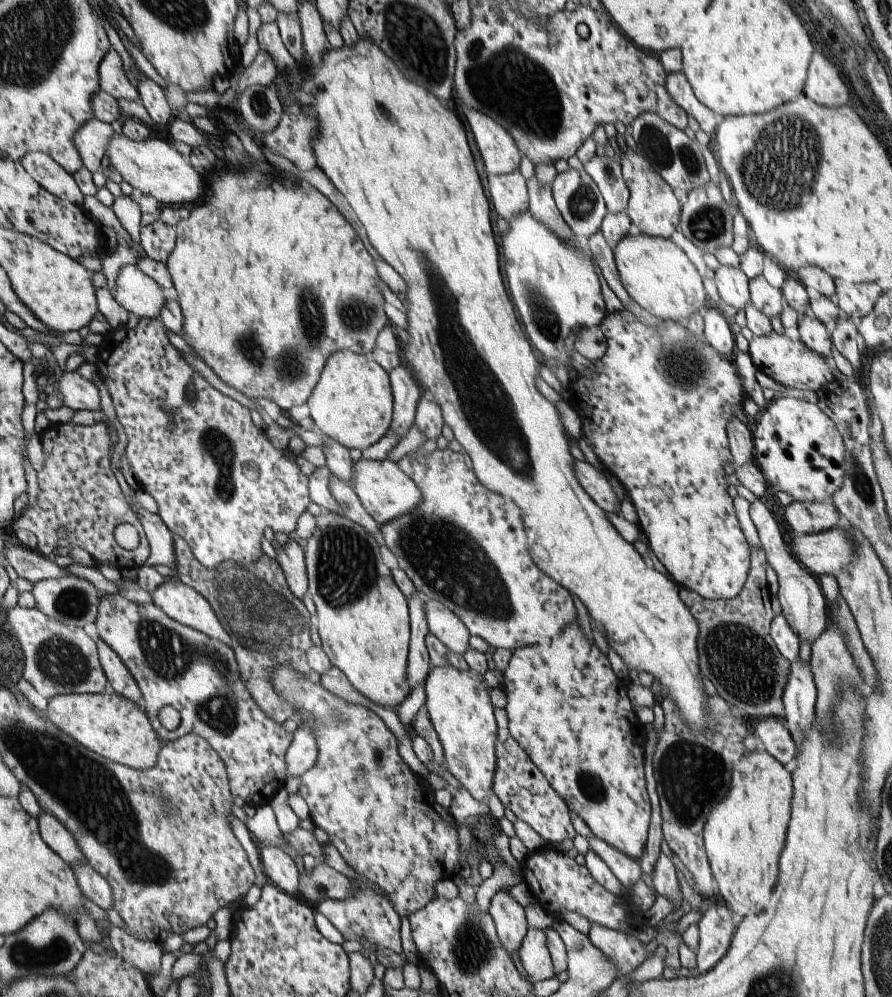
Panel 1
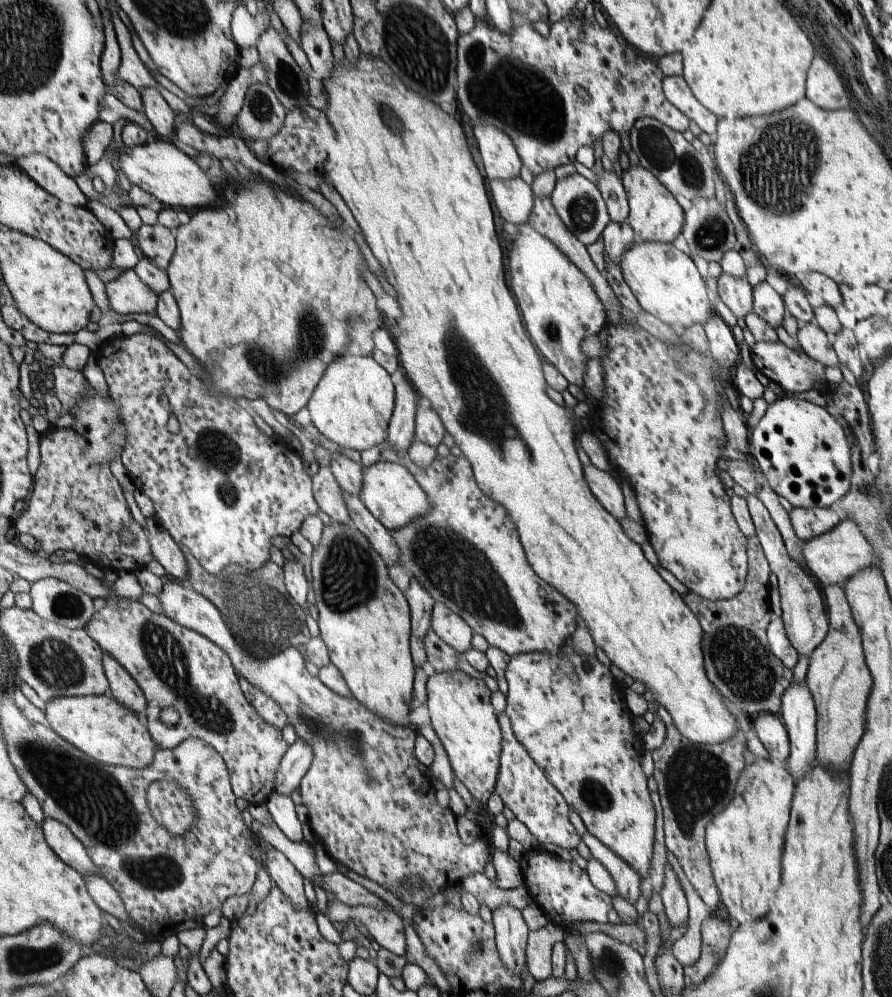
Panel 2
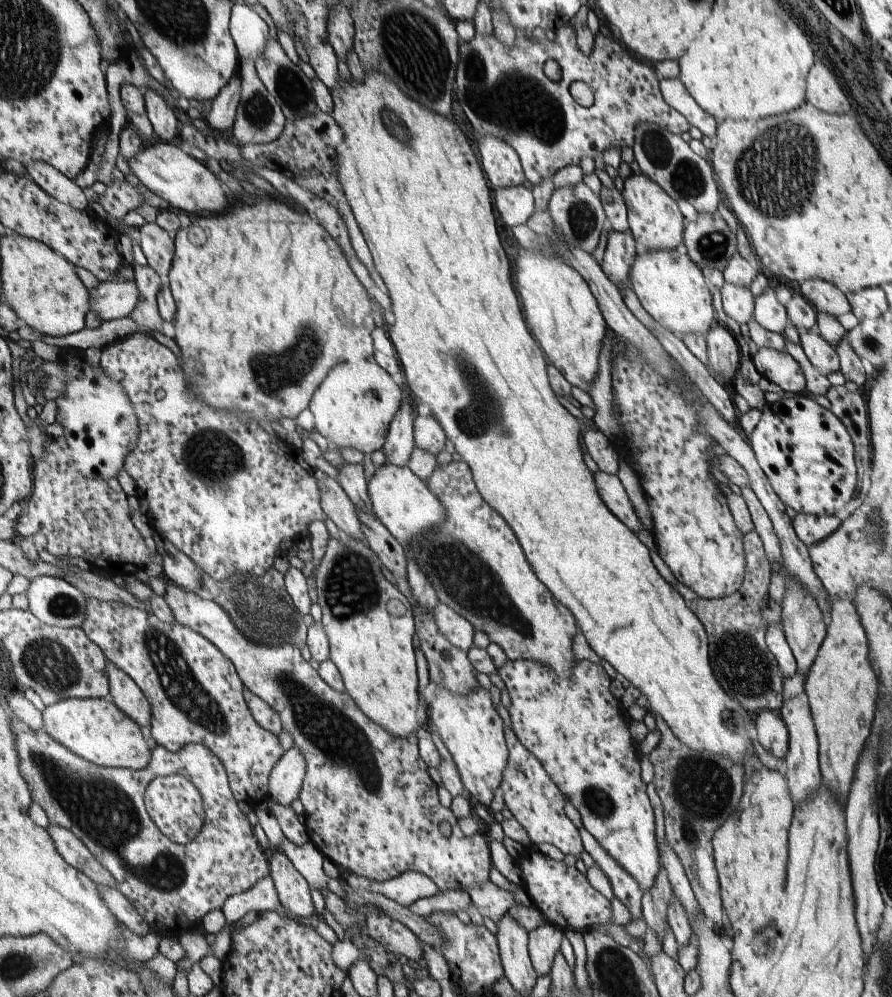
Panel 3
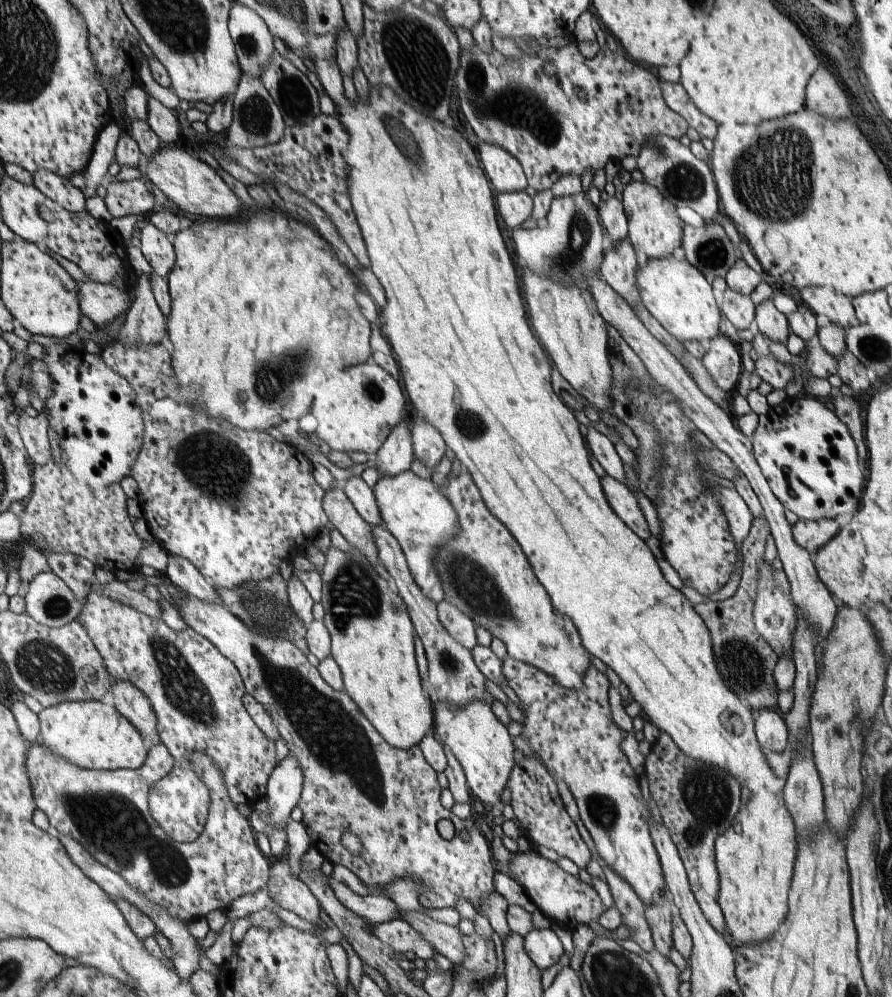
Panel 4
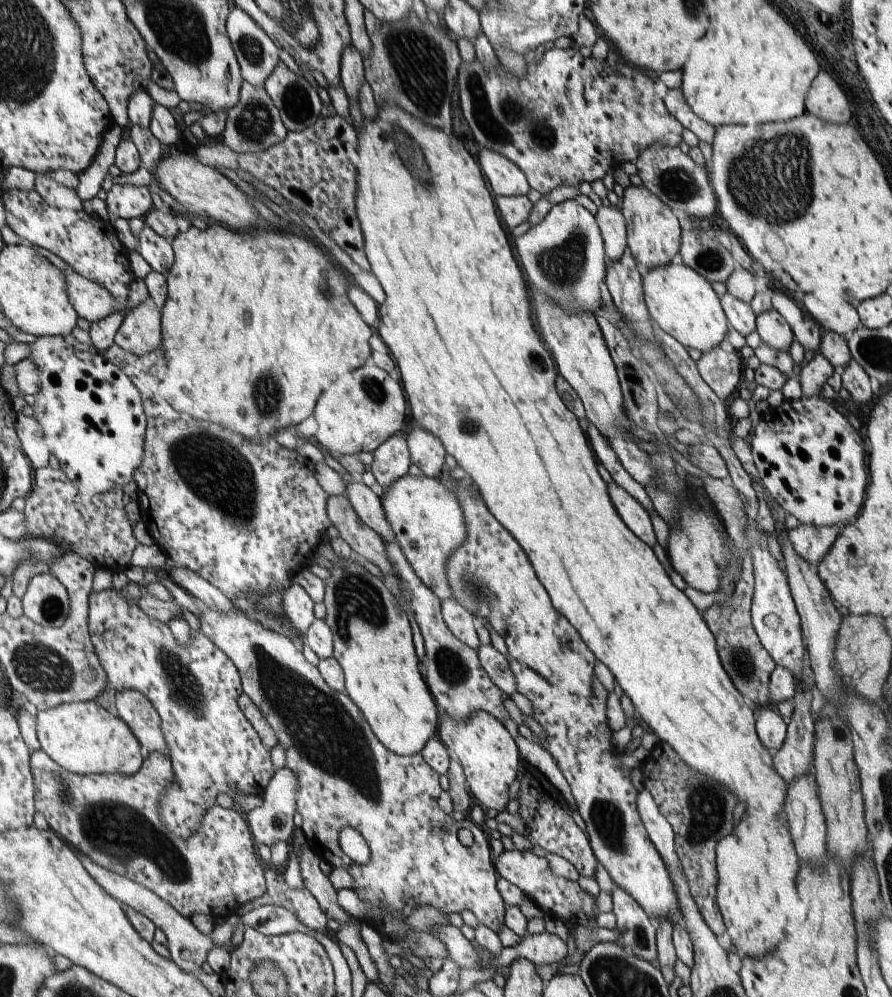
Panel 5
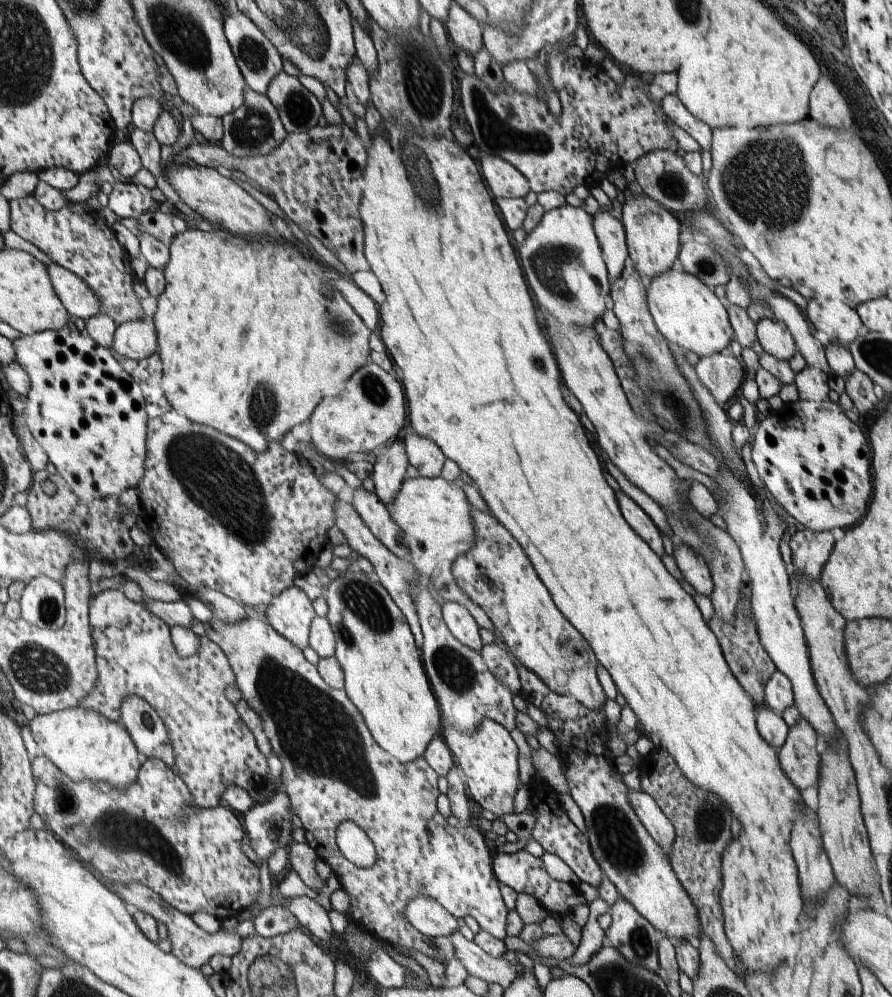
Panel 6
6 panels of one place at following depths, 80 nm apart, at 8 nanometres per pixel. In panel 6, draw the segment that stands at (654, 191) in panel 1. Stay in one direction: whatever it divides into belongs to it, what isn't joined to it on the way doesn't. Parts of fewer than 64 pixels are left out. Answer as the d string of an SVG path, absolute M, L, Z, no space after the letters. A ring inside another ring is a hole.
M625 193L622 222L625 226L625 239L629 258L638 271L646 288L651 278L672 268L680 252L680 221L665 206L653 198L634 193Z

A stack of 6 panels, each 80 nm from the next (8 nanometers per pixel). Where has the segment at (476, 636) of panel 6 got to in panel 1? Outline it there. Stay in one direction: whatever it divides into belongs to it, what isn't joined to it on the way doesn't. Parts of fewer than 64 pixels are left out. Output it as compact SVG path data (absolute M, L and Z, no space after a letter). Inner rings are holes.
M426 598L424 610L430 633L434 634L448 650L464 655L469 650L471 636L464 622L442 602L433 599Z

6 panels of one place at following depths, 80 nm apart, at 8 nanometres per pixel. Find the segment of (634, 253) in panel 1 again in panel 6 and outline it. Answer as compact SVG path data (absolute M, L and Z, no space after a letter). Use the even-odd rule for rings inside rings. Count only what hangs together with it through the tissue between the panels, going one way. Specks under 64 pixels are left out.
M678 268L668 269L651 278L647 288L647 305L656 328L667 341L692 350L700 358L729 351L734 329L724 303L707 284L693 274Z

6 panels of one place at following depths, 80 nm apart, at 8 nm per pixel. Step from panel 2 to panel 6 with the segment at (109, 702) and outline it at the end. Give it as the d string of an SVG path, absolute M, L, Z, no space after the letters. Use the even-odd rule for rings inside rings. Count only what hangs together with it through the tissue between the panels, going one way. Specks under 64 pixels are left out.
M78 704L69 709L37 714L29 722L29 727L42 754L73 781L102 781L124 790L137 780L137 773L140 772L142 762L133 737L122 723L106 718L106 715L98 711L85 709Z

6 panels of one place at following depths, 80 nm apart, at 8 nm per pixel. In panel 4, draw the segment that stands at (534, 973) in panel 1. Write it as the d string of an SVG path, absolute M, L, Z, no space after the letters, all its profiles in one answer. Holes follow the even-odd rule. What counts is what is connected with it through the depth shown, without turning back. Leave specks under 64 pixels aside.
M550 927L533 929L523 944L524 952L541 972L555 965L564 954L562 943Z

